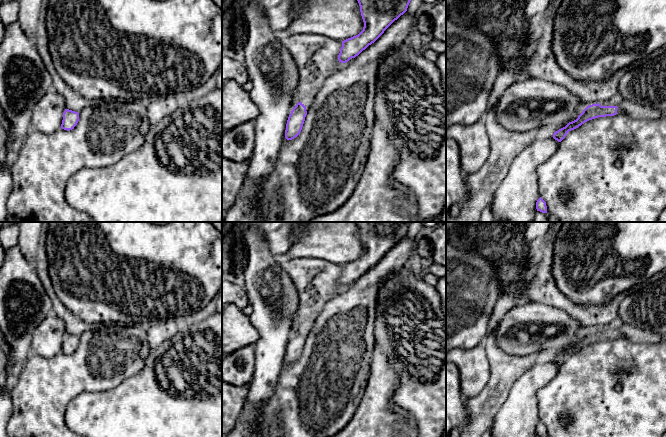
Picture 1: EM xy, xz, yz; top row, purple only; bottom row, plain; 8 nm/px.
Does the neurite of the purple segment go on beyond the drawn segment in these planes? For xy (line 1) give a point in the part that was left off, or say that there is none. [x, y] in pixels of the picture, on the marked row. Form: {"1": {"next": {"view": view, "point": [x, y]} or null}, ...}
{"1": {"next": null}}

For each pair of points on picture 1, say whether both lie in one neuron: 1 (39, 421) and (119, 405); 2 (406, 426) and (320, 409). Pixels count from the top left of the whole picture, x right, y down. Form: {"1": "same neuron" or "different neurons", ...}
{"1": "different neurons", "2": "different neurons"}

